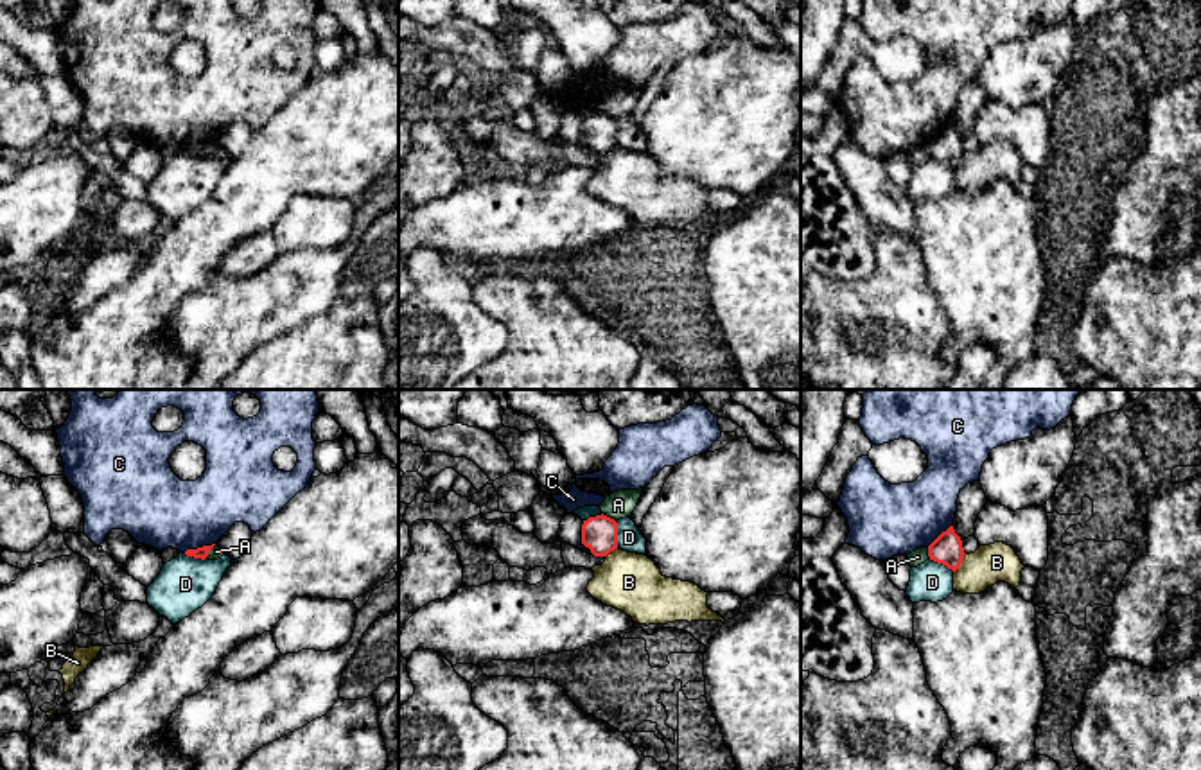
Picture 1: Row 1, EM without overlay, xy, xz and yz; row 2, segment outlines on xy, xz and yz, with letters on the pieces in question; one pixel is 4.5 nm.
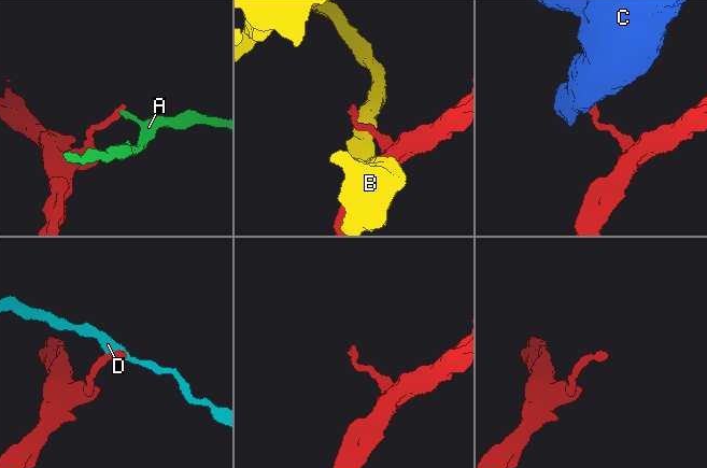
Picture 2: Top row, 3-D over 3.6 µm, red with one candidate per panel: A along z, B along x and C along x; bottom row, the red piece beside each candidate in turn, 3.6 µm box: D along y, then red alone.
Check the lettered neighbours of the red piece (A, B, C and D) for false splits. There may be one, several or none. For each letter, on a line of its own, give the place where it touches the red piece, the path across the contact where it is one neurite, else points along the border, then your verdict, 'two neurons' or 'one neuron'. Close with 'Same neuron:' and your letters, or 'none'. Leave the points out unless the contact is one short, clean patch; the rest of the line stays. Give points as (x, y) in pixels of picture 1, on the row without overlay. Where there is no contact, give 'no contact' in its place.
A: contact xz (609, 115); border xz (602, 110), (614, 119); two neurons
B: contact yz (959, 162); two neurons
C: contact xy (198, 146); two neurons
D: contact xz (616, 131); border xz (614, 119), (618, 144); two neurons
Same neuron: none

